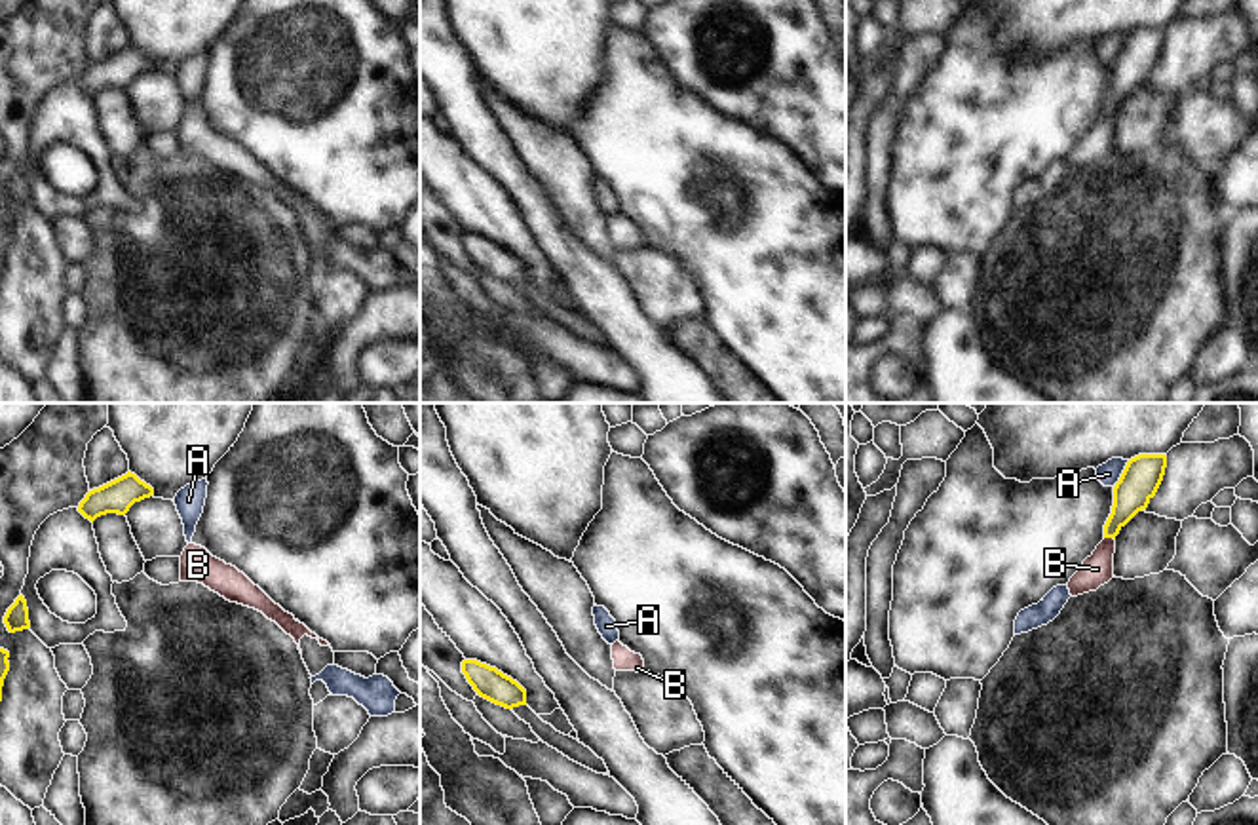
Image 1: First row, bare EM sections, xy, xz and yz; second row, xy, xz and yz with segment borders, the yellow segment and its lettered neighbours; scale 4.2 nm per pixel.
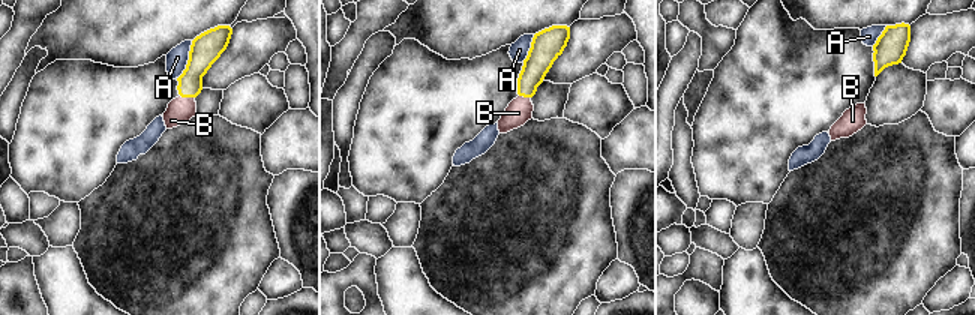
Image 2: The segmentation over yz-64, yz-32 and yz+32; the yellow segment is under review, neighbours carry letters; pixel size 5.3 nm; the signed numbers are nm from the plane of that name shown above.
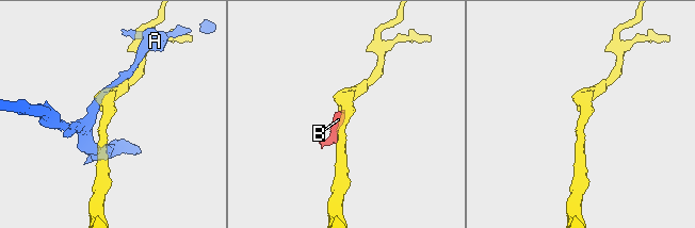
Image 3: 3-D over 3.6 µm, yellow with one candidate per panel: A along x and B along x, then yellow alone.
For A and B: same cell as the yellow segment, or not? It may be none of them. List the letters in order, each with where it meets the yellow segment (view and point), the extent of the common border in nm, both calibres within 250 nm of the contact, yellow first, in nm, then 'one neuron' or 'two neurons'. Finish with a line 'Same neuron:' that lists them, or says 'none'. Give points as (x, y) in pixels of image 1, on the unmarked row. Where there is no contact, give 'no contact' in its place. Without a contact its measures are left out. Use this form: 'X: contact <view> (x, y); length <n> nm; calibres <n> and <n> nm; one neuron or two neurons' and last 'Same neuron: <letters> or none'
A: contact yz (1122, 48); length 140 nm; calibres 160 and 100 nm; two neurons
B: contact yz (1110, 111); length 50 nm; calibres 160 and 130 nm; one neuron
Same neuron: B

